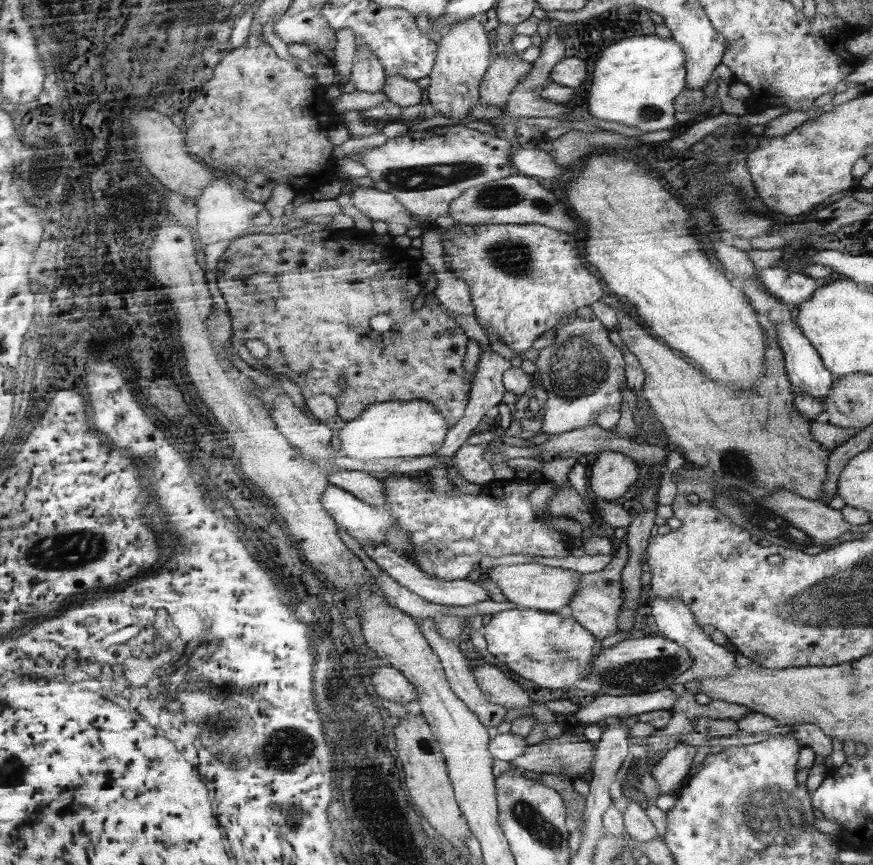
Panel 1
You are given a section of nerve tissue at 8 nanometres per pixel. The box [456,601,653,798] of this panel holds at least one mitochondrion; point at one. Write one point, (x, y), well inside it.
(562, 656)

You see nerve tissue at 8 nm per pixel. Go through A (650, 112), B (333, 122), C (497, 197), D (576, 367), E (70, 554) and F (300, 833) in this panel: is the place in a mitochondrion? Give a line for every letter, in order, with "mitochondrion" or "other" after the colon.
A: mitochondrion
B: other
C: mitochondrion
D: mitochondrion
E: mitochondrion
F: other

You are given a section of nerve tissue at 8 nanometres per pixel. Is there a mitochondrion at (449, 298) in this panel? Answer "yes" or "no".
no

